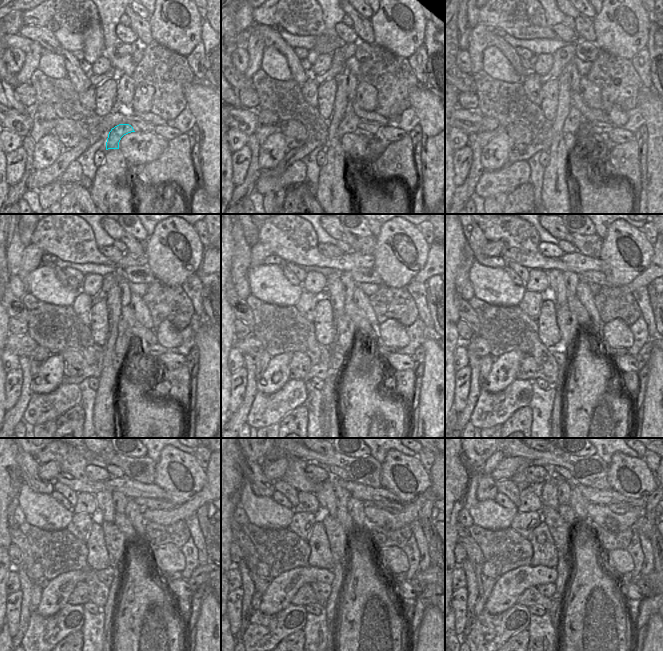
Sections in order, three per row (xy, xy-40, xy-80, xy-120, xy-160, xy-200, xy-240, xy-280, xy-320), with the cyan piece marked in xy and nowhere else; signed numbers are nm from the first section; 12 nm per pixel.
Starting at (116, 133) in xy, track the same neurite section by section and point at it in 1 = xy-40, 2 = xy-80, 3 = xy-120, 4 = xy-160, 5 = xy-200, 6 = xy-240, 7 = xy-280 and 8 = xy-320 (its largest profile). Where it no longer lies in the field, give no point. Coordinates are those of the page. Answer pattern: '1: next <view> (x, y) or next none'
1: next xy-40 (349, 124)
2: next xy-80 (573, 124)
3: next xy-120 (125, 345)
4: next xy-160 (345, 329)
5: next xy-200 (568, 325)
6: next xy-240 (116, 543)
7: next xy-280 (339, 540)
8: next xy-320 (562, 536)

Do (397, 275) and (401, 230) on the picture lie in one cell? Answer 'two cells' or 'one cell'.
one cell

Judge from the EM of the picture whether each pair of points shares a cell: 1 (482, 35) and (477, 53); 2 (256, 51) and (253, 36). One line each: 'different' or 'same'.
1: same
2: same

